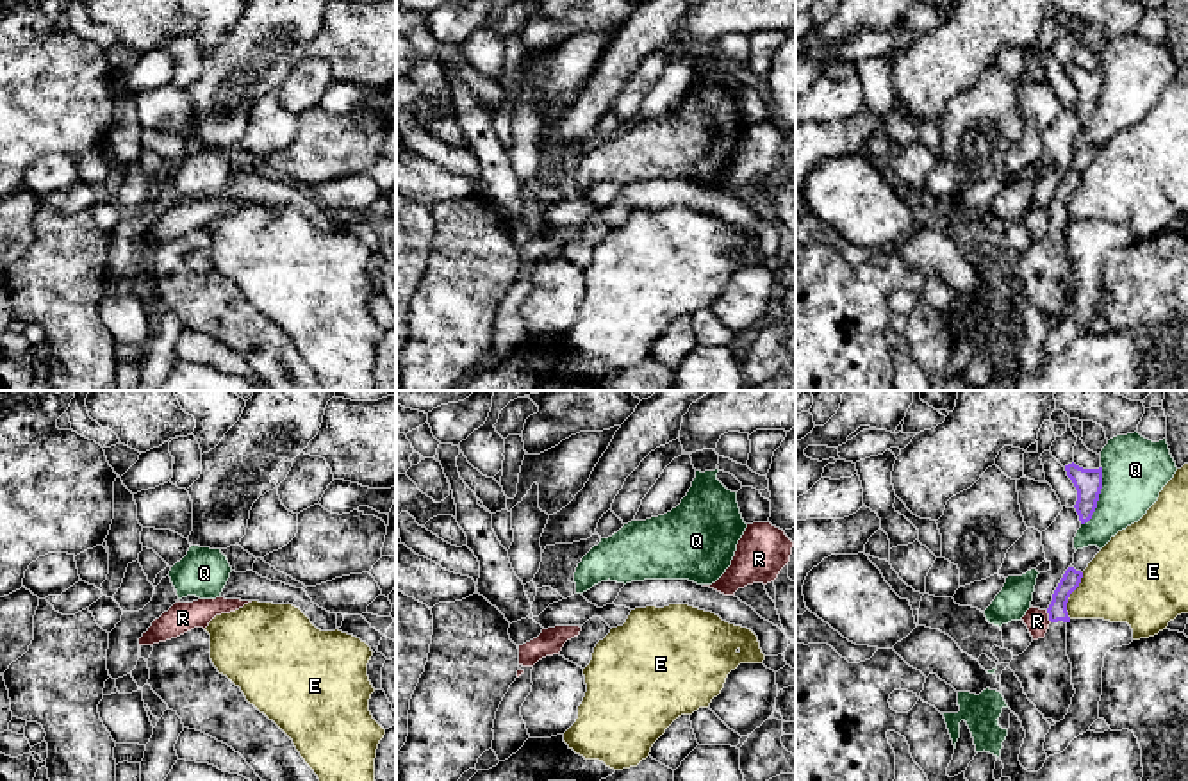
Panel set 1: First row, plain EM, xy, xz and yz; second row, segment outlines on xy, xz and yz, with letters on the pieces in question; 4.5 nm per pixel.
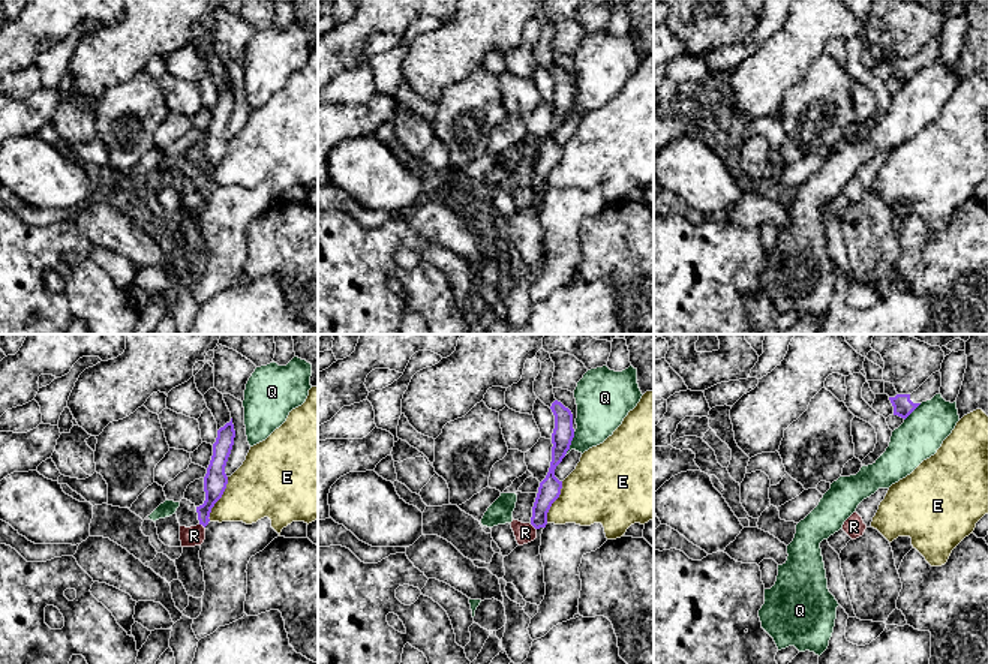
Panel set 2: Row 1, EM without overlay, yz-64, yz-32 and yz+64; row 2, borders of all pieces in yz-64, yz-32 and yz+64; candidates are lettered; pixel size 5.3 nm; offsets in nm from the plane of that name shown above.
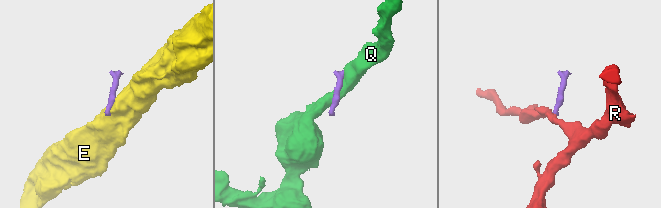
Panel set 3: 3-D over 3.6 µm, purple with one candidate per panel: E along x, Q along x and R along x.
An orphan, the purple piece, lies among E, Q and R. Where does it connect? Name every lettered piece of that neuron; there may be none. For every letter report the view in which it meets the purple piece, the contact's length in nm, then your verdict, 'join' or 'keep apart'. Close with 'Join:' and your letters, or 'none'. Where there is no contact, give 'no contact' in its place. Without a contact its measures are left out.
E: meets purple in yz; contact 220 nm long; keep apart
Q: meets purple in yz; contact 280 nm long; keep apart
R: meets purple in yz; contact 60 nm long; keep apart
Join: none

